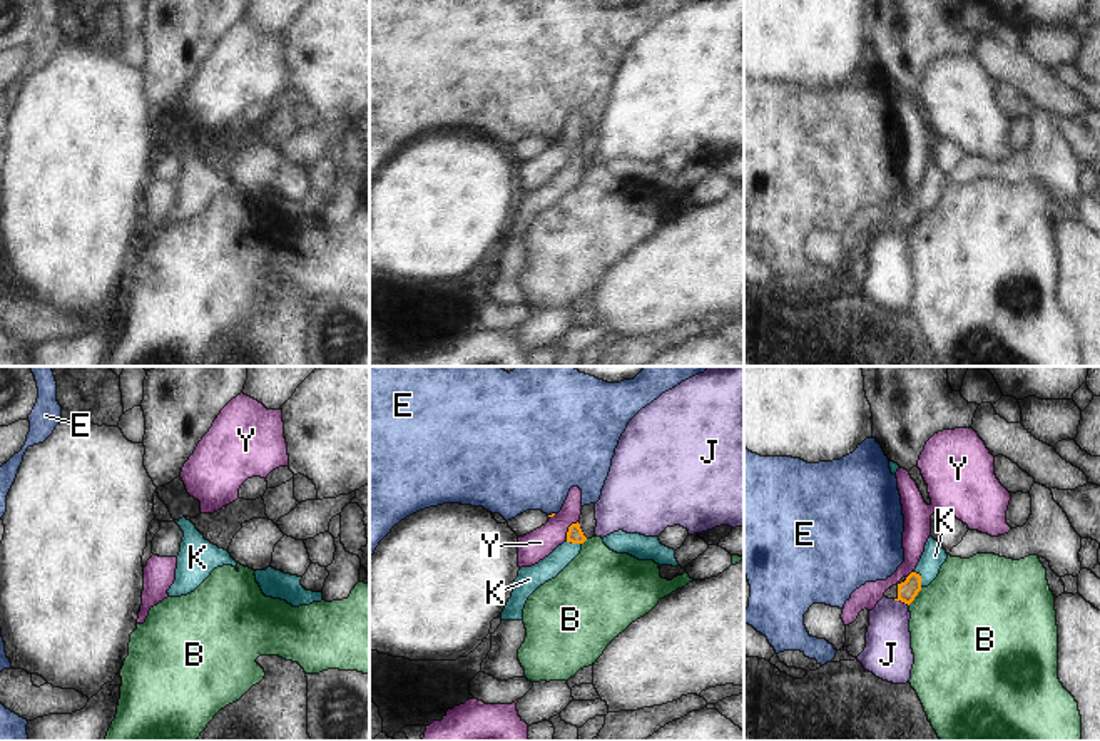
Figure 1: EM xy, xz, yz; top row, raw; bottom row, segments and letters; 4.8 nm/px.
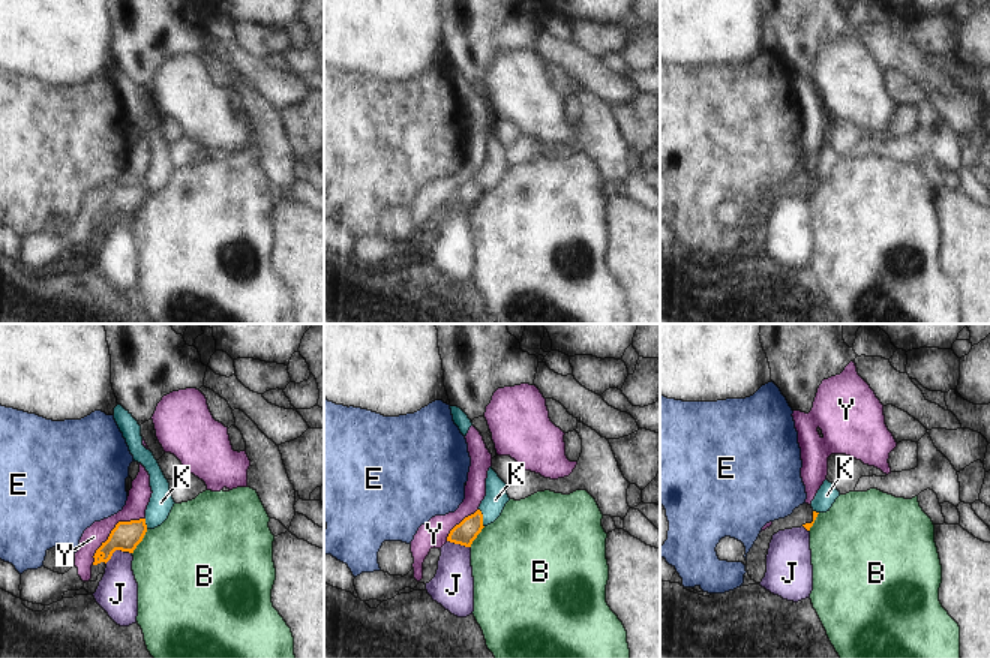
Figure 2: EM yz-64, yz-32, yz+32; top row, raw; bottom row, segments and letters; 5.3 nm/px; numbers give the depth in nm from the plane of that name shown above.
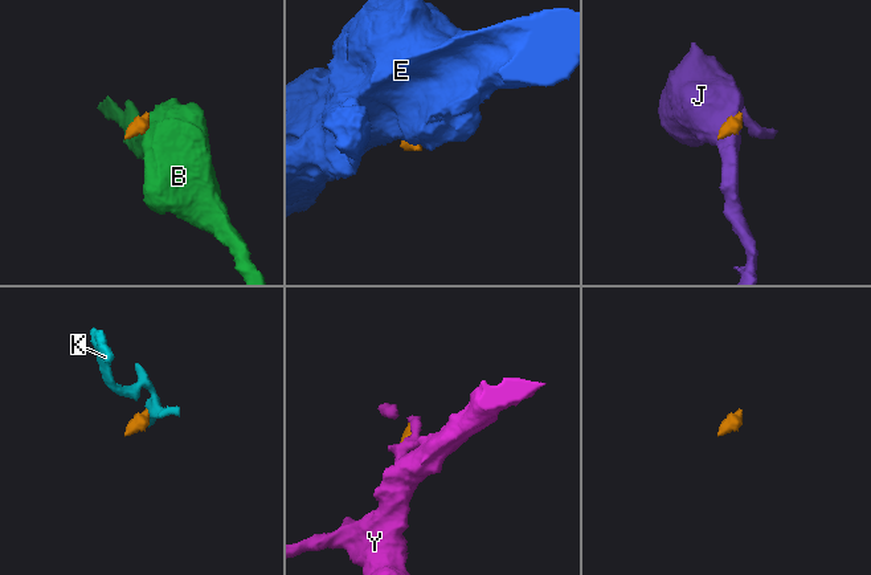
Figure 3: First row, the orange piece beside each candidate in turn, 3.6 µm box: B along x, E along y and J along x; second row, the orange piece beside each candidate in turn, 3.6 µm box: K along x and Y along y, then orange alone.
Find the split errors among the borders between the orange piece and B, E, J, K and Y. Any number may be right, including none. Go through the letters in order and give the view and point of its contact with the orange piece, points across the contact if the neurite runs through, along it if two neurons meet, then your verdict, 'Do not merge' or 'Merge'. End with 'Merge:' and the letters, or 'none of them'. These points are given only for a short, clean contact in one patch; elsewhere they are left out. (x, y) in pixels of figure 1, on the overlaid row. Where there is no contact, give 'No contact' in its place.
B: Touches orange at yz (916, 594). Boundary: yz (921, 587), (908, 604). Do not merge
E: Touches orange at xz (552, 514). Boundary: xz (554, 512), (549, 516). Do not merge
J: Touches orange at yz (901, 601). Boundary: yz (893, 599), (900, 599), (908, 606). Do not merge
K: Touches orange at yz (920, 579). Path across: yz (906, 591), (920, 579), (935, 556). Merge
Y: Touches orange at xz (569, 531). Boundary: xz (577, 521), (569, 527), (565, 541). Do not merge
Merge: K.

